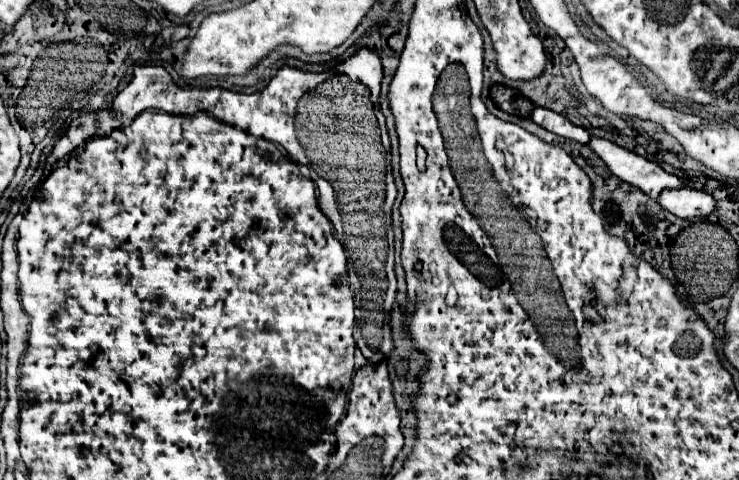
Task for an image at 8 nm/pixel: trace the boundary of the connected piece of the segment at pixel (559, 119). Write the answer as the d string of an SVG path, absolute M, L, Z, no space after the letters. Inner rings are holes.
M536 107L532 111L532 121L538 123L538 125L542 125L544 129L548 129L548 131L564 137L564 139L572 139L572 141L582 143L582 145L586 145L588 139L590 139L590 133L586 129L582 129L578 125L572 125L566 117L558 115L554 111L548 111L544 107Z

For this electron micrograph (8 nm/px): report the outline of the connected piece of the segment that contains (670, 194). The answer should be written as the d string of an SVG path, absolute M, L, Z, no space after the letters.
M682 187L682 189L664 189L658 197L658 203L670 211L676 217L682 219L694 219L694 217L706 217L714 211L716 203L714 197L704 193L704 191L696 191L690 187Z

